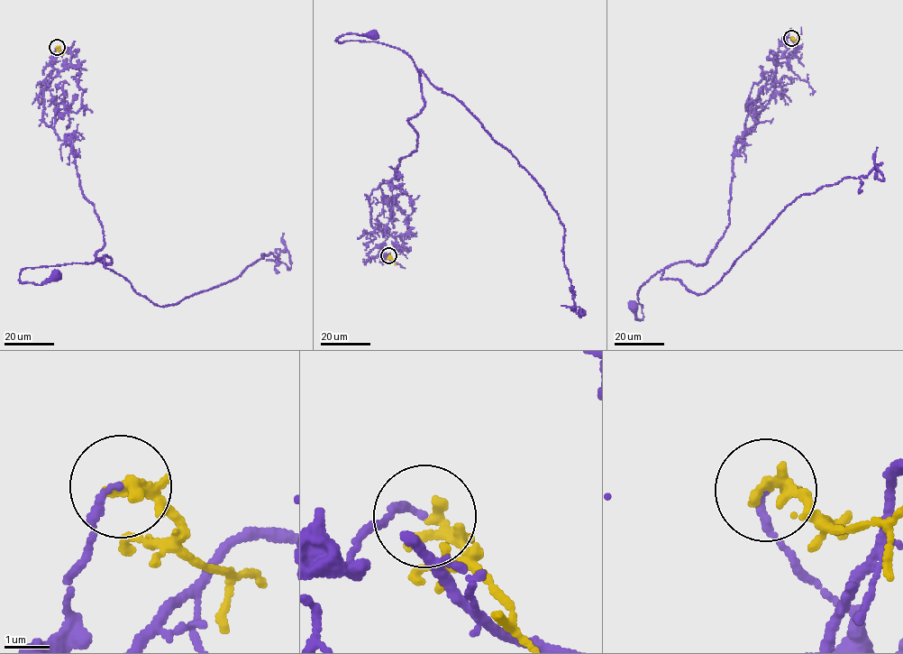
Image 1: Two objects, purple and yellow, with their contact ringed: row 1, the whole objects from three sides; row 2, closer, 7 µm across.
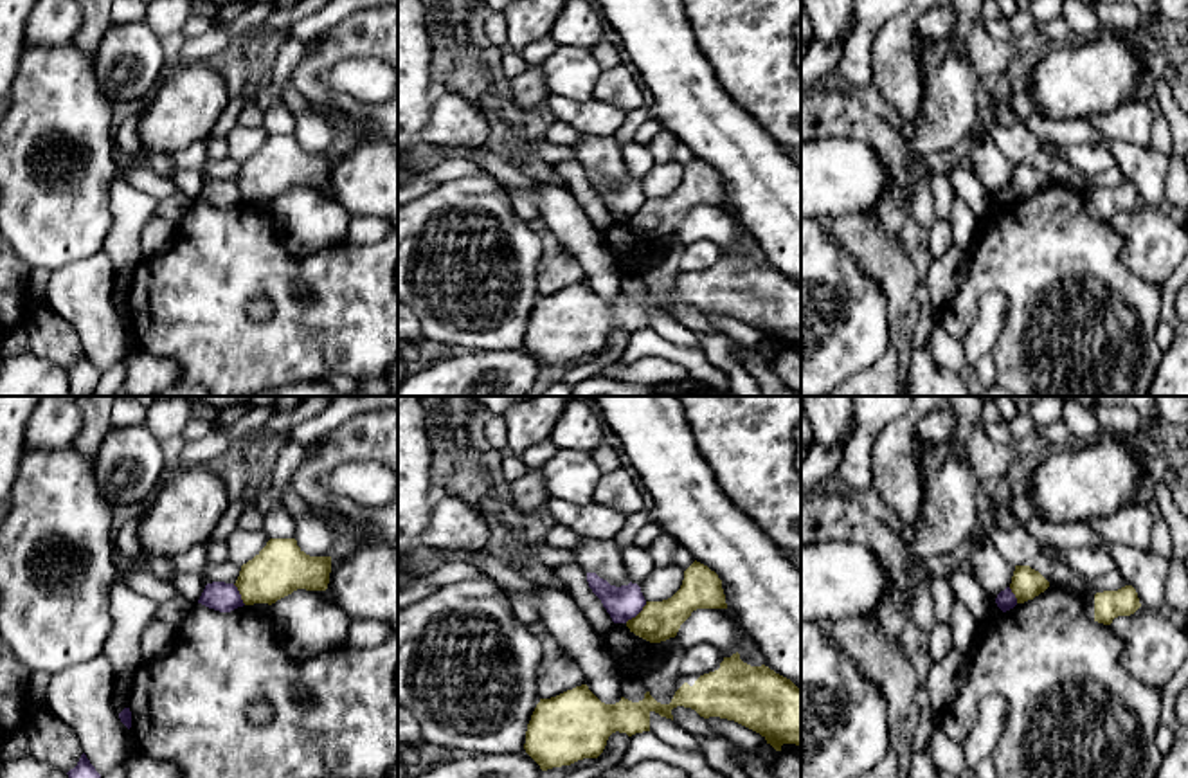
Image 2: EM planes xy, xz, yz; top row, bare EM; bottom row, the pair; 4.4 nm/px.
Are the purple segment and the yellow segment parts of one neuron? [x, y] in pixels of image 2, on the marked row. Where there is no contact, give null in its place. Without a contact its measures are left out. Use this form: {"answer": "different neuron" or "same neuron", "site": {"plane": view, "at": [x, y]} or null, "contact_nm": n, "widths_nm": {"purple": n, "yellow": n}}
{"answer": "different neuron", "site": {"plane": "xz", "at": [636, 615]}, "contact_nm": 140, "widths_nm": {"purple": 150, "yellow": 180}}

